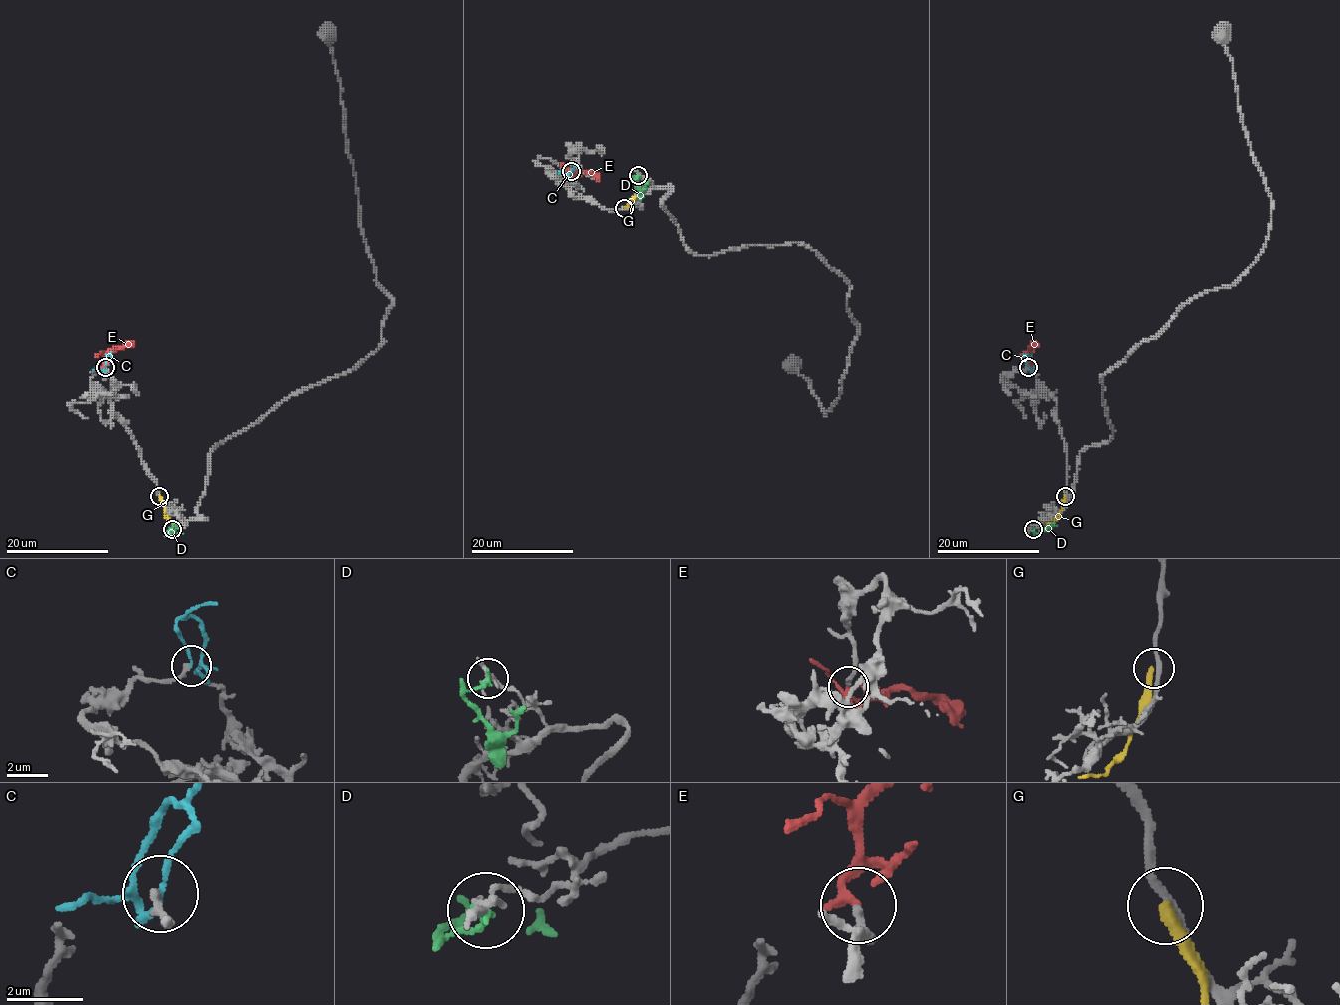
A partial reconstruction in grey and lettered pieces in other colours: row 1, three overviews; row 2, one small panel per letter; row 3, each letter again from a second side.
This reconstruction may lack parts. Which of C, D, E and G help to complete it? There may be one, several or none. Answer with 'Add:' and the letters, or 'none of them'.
Add: E

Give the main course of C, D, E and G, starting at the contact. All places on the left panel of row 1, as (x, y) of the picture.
C: (106, 368), (114, 351)
D: (173, 530), (166, 532), (175, 528), (182, 532)
E: (105, 366), (105, 355), (110, 350), (134, 345)
G: (159, 495), (166, 517), (176, 523)

